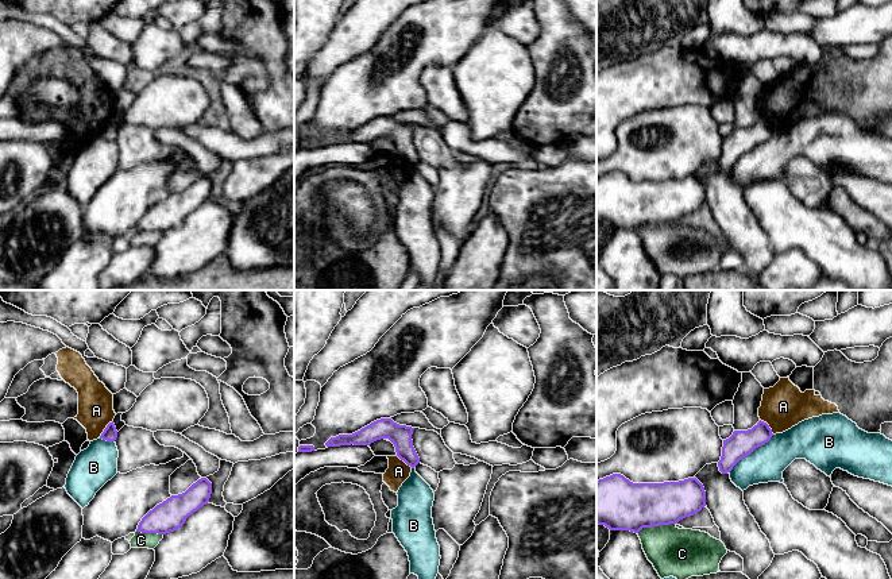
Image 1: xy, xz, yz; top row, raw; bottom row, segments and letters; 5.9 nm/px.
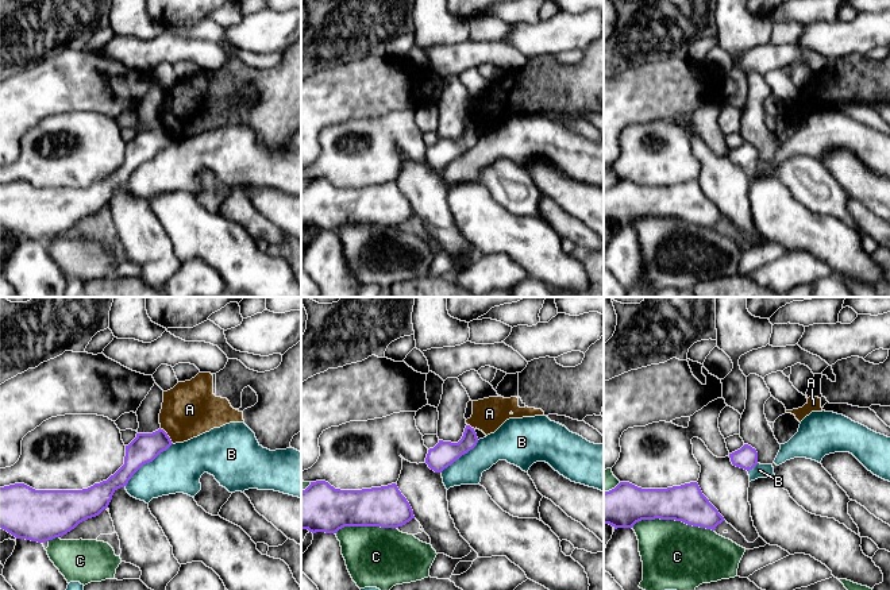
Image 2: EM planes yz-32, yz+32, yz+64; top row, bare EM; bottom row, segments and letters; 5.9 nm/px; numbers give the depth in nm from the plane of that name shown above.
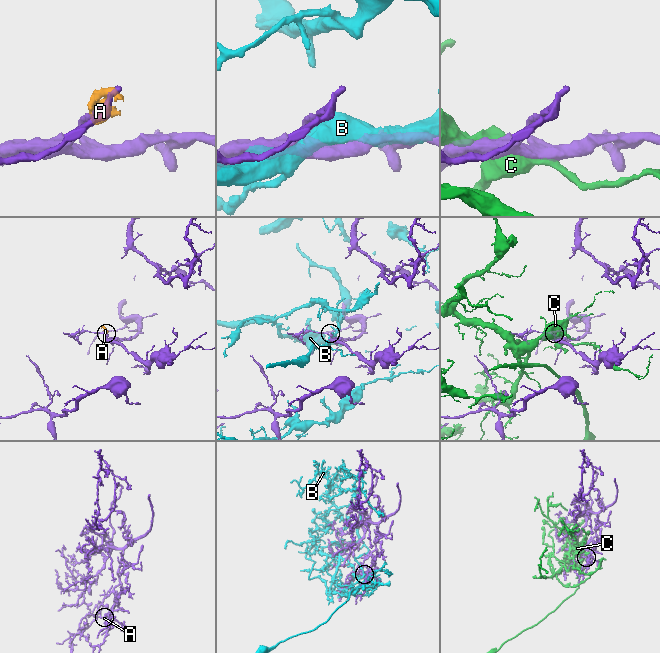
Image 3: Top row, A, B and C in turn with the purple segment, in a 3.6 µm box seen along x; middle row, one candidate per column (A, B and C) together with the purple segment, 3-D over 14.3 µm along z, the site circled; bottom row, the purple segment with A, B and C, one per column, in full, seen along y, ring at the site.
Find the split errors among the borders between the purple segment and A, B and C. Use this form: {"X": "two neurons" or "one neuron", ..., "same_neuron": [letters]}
{"A": "two neurons", "B": "two neurons", "C": "two neurons", "same_neuron": []}

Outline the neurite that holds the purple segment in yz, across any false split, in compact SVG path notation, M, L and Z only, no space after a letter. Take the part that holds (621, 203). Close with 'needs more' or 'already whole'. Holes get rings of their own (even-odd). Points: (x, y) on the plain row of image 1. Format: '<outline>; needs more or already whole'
M621 171L596 178L596 221L610 228L638 231L642 225L677 221L706 204L706 189L696 175L664 181L633 181Z; already whole

